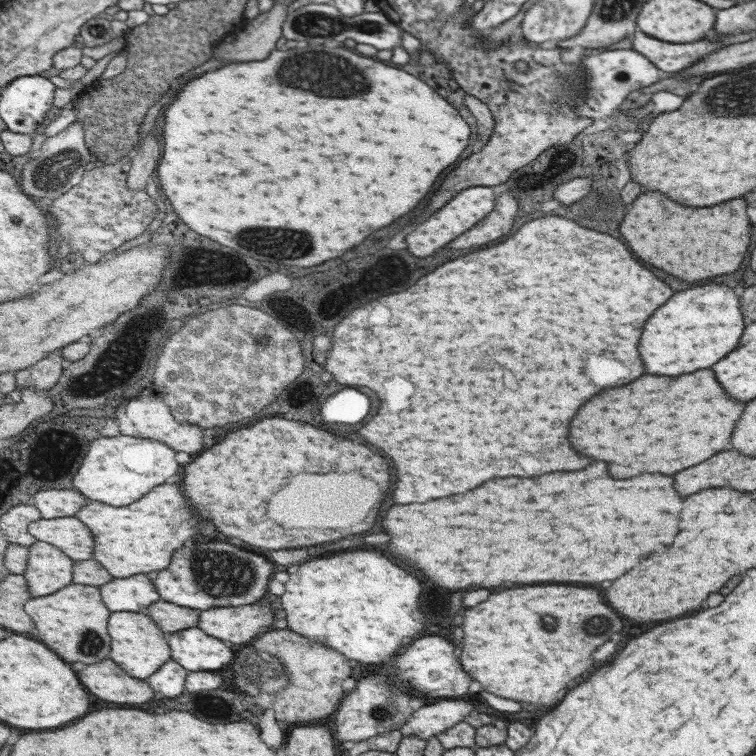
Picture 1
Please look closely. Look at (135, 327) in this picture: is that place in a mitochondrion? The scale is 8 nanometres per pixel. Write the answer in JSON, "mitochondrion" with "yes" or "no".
{"mitochondrion":"no"}

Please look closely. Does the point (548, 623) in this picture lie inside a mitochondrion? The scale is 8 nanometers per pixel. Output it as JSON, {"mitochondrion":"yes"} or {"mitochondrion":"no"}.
{"mitochondrion":"yes"}

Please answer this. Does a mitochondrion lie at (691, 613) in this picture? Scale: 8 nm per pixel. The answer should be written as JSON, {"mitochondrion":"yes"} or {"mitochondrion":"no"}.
{"mitochondrion":"no"}

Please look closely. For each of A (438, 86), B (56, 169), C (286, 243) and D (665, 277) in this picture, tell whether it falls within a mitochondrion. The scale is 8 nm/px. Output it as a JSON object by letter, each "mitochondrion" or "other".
{"A":"other","B":"mitochondrion","C":"mitochondrion","D":"other"}

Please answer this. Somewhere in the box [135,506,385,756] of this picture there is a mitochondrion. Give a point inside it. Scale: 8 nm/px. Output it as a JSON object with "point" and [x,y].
{"point":[216,572]}

